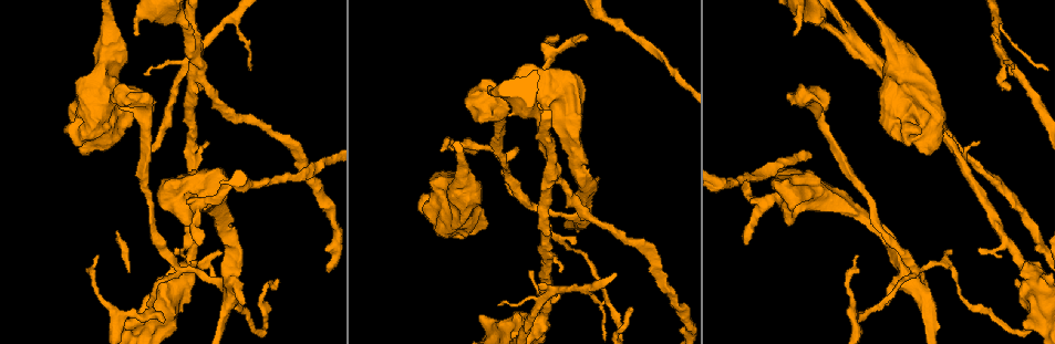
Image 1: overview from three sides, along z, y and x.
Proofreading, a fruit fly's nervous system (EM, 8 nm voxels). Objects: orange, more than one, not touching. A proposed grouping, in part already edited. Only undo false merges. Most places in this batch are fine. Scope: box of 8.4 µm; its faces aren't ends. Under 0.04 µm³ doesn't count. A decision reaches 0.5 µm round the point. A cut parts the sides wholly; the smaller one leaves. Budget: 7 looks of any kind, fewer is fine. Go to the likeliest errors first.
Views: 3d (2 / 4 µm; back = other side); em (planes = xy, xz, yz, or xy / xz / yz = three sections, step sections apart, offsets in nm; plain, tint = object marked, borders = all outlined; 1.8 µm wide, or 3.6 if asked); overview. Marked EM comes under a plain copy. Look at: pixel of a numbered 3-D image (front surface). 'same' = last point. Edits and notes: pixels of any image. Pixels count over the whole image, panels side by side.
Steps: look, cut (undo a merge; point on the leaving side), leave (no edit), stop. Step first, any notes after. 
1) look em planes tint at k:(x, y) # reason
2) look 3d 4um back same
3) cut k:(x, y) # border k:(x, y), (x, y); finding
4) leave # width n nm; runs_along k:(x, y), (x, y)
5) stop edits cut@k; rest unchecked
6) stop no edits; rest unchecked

look em yz step 4 tint at 1:(182, 268) # abrupt turn

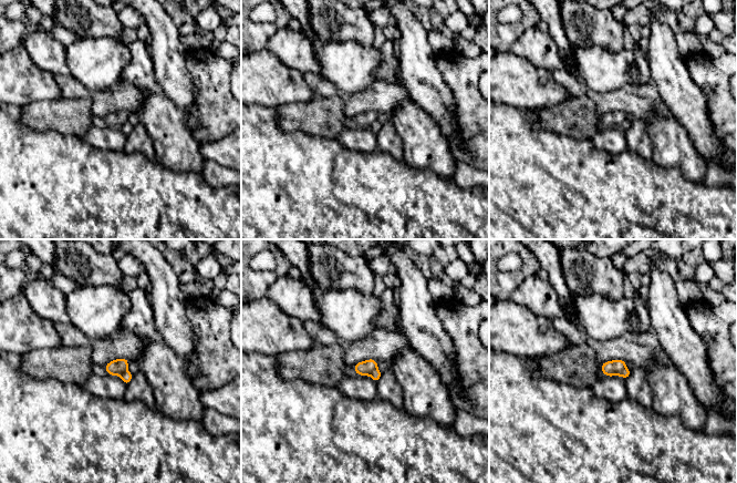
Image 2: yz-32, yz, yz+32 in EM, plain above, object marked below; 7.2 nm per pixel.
look em planes tint same # another direction

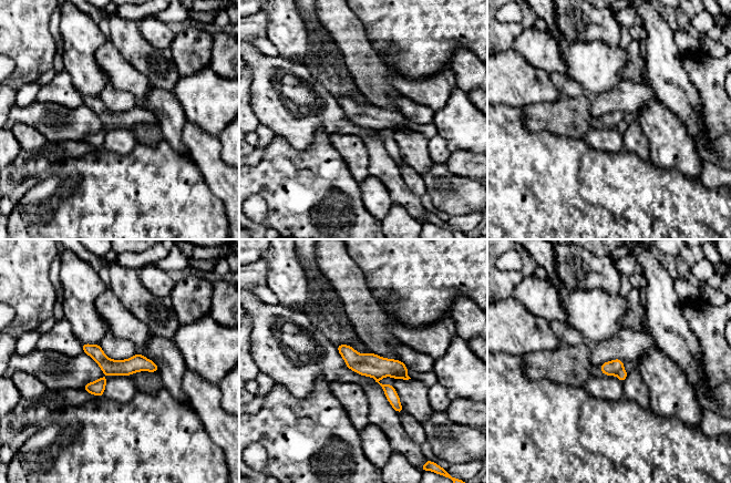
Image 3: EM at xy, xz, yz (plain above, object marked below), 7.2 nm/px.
cut 3:(623, 373) # border 3:(623, 367), (616, 374); two neurons meet here

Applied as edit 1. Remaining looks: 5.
look overview

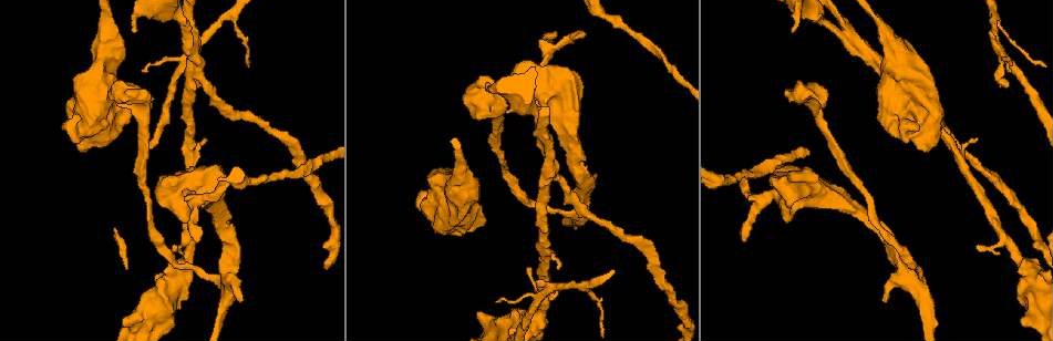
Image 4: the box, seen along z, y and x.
look em xz step 8 tint at 4:(843, 27) # a fork

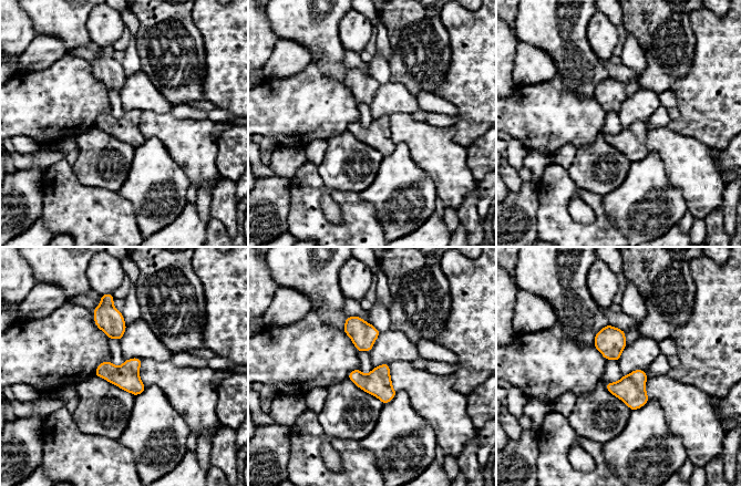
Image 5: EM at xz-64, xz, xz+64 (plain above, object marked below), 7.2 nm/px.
look em planes tint same # cut it another way

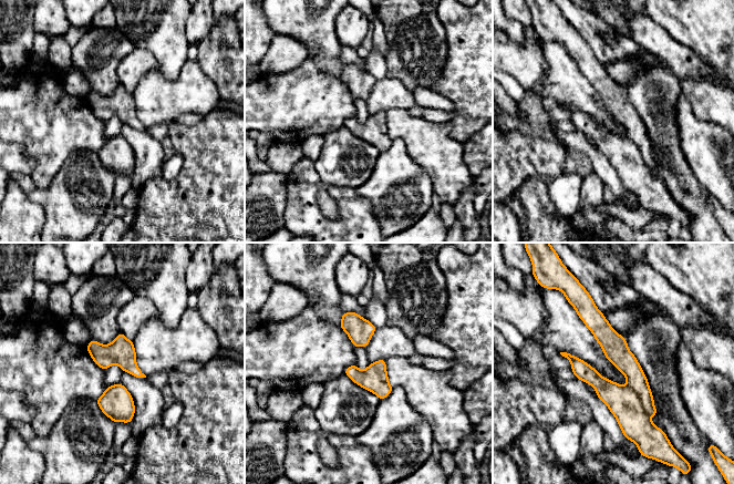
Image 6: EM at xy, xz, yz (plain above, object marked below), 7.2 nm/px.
cut 6:(634, 422) # part_leaving 6:(571, 358), (638, 420), (649, 424); a second neuron is stuck on

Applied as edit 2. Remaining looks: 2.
look overview

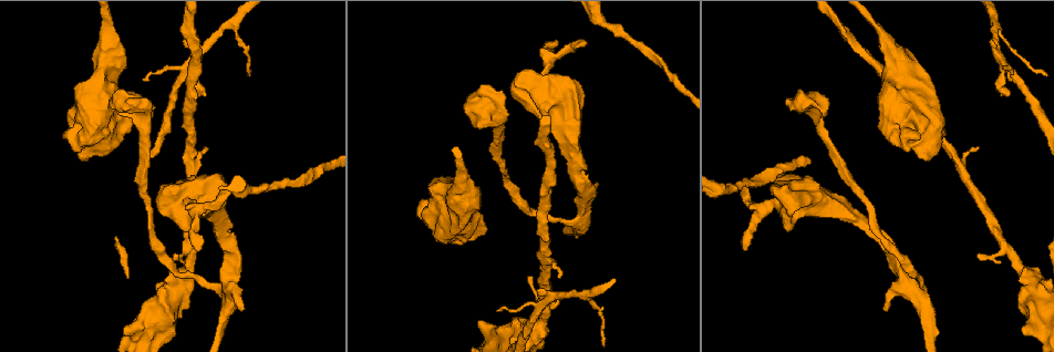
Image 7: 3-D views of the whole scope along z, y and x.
look em planes tint at 7:(807, 102) # abrupt turn

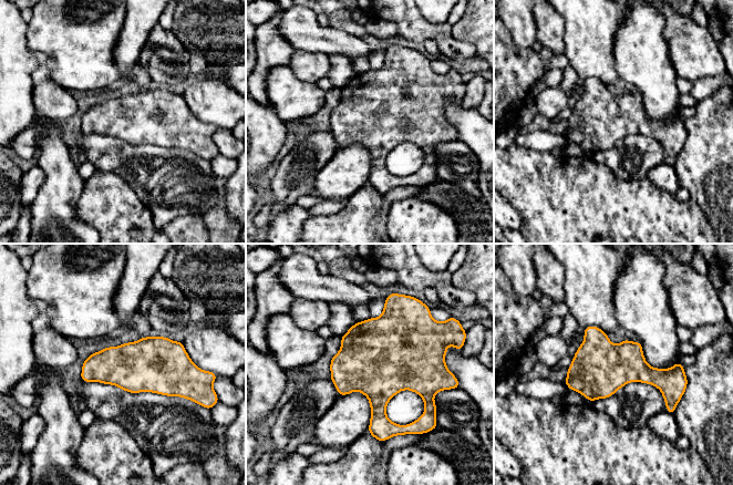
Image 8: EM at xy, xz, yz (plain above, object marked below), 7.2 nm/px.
leave # continuous, no second neuron

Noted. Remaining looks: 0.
stop edits cut@3, cut@6; rest unchecked

